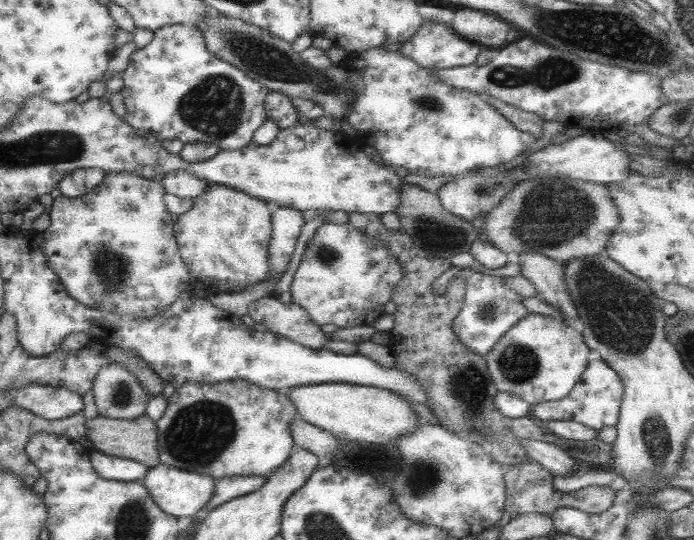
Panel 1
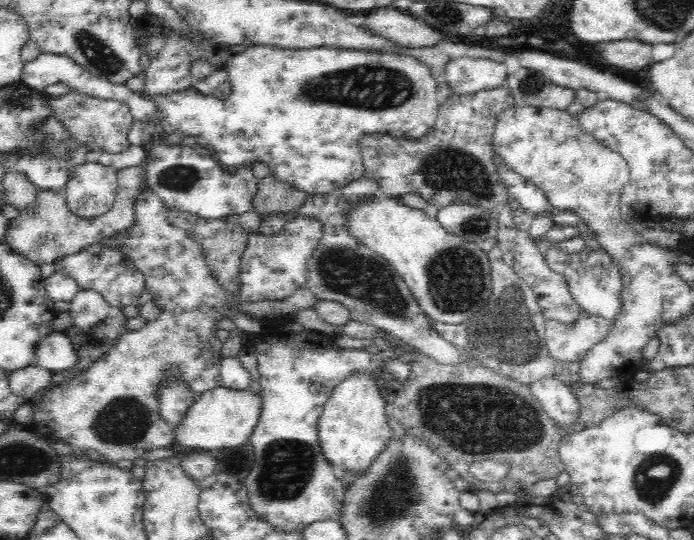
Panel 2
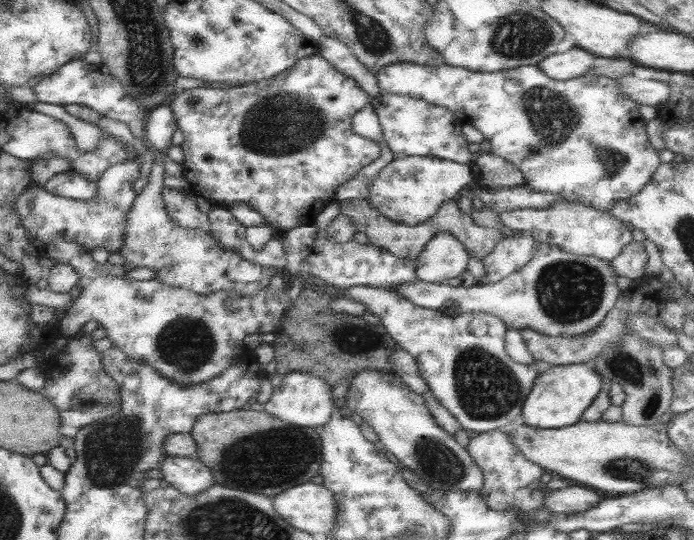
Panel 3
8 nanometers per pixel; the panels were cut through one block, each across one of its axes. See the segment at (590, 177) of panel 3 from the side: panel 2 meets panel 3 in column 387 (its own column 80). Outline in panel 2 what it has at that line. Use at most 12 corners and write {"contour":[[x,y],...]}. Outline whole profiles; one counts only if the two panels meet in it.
{"contour":[[39,54],[21,82],[122,102],[136,120],[155,115],[152,100],[94,76],[66,55]]}

